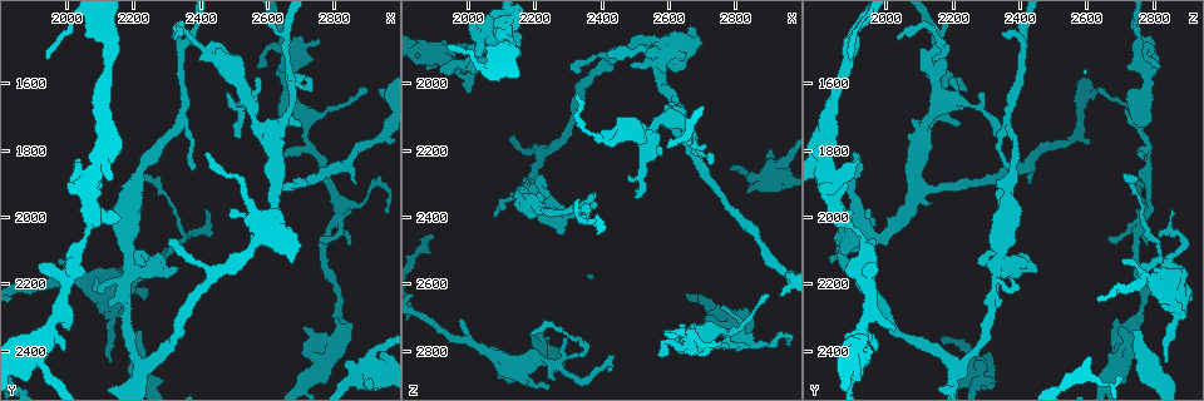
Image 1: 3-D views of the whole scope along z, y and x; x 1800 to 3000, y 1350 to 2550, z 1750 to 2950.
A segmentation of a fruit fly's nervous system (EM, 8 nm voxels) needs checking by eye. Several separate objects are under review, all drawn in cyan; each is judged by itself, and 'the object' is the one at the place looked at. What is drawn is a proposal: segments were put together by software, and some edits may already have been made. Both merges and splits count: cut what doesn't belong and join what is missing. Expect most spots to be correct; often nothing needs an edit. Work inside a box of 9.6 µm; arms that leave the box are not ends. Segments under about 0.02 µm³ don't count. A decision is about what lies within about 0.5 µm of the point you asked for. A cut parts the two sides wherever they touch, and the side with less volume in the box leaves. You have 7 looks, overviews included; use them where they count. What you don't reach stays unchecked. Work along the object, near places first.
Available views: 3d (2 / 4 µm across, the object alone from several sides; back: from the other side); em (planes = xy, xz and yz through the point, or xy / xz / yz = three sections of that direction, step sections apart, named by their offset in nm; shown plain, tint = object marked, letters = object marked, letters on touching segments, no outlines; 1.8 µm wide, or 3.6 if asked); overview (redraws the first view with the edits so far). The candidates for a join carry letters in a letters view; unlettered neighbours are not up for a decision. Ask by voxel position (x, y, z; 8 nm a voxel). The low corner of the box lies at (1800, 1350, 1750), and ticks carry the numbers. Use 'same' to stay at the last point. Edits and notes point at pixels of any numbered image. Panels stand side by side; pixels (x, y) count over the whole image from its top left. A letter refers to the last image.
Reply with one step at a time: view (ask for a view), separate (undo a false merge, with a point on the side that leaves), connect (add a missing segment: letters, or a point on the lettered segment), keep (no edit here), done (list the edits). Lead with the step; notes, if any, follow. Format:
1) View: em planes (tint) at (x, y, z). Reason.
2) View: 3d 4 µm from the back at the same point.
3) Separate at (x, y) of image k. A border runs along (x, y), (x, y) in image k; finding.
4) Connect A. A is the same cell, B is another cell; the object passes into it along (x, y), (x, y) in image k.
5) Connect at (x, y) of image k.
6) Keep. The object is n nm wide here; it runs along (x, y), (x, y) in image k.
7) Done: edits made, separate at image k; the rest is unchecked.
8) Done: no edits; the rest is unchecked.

View: em planes (letters) at (2190, 2170, 2330). Sudden change in width.

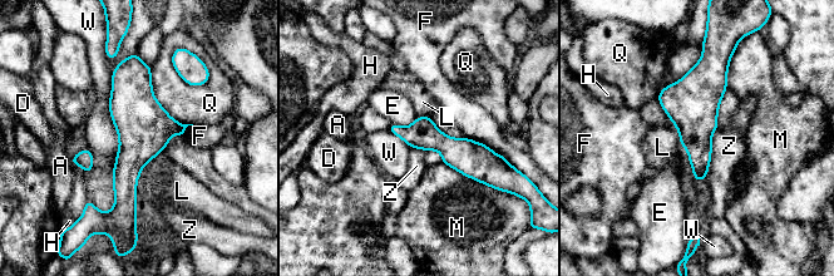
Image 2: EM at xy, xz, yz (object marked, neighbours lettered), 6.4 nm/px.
Keep. A, D, E, F, H, L, M, Q, W and Z are other cells; it runs along (132, 62), (128, 206), (133, 212) in image 2; one neuron here.

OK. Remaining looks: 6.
View: em planes (letters) at (2230, 2350, 2740). An open end.

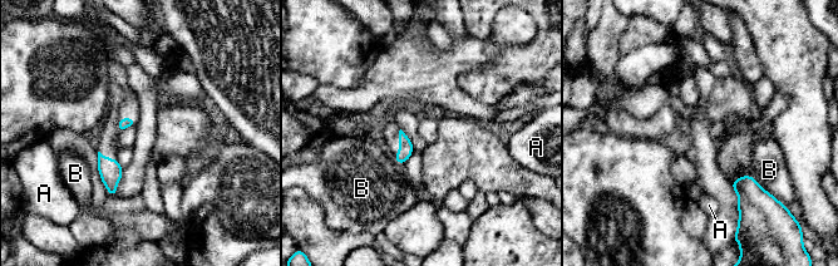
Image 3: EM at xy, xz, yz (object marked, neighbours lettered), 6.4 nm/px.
Keep. A and B are other cells; a border runs along (753, 176), (765, 191) in image 3; no lettered segment goes on from it.

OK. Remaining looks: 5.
View: em planes (letters) at (1920, 2360, 1910). Abrupt turn.

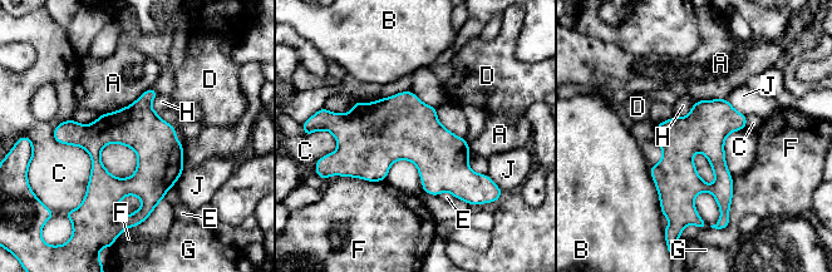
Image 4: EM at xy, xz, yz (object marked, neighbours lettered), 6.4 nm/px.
Keep. The longest contact is with C, 550 nm; A, B, C, D, E, F, G, H and J are other cells; it runs along (59, 129), (141, 133), (180, 168) in image 4; continuous, no second neuron.

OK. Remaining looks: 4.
Done: no edits; the rest is unchecked.

